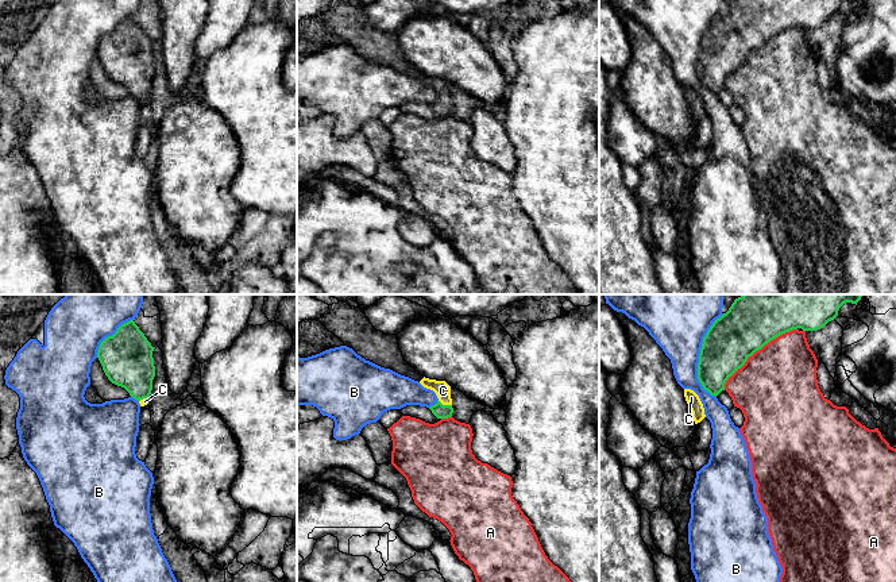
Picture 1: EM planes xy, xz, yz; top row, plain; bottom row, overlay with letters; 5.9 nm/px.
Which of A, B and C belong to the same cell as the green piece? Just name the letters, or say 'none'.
C

